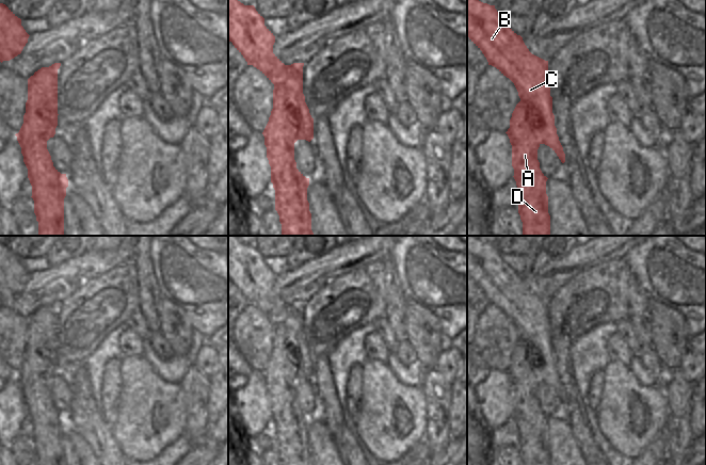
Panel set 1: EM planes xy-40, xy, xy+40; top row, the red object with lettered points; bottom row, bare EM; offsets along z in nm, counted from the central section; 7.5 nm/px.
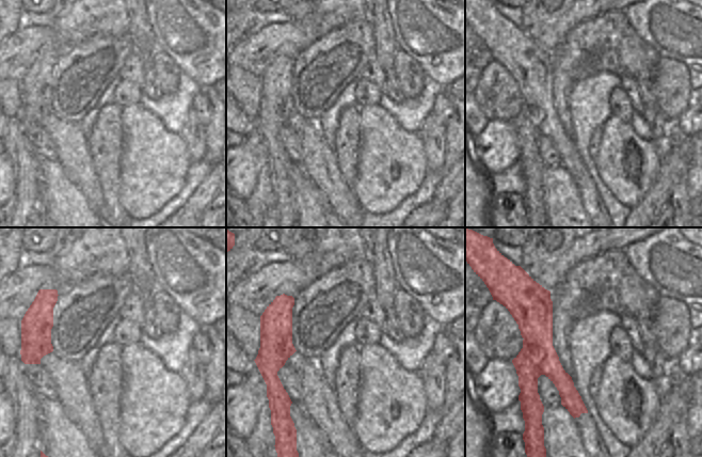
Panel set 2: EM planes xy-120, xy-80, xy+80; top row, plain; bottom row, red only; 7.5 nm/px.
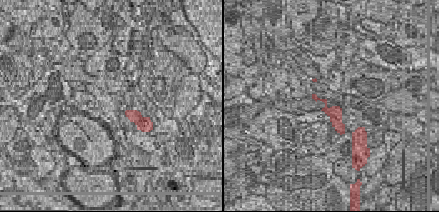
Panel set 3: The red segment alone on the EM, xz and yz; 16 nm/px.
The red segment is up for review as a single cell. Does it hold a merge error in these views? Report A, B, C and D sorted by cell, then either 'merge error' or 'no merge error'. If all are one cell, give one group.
A D / B C | merge error

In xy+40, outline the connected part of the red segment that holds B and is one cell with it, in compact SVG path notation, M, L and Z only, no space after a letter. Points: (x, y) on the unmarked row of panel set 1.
M467 236L467 275L482 290L488 304L496 306L514 322L520 340L537 350L537 356L542 363L535 371L539 382L549 385L564 402L565 392L557 373L552 352L552 336L548 324L548 300L529 290L523 276L501 260L495 244L483 242L474 236Z

